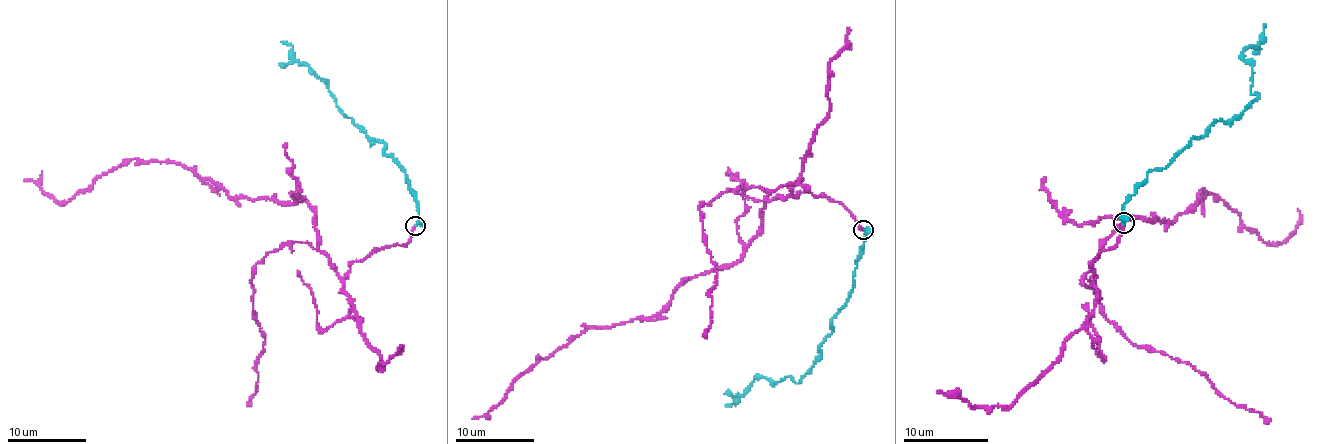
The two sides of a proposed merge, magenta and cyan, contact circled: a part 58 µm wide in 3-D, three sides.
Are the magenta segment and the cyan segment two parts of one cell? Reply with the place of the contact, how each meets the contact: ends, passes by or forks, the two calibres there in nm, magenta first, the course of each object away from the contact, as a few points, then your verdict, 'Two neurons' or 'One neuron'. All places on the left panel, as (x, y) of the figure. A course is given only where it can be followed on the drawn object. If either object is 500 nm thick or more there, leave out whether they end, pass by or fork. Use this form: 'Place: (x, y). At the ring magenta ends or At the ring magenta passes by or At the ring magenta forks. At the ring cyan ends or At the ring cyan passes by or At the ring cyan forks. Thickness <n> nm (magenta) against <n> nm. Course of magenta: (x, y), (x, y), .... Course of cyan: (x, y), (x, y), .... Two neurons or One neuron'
Place: (415, 226). At the ring magenta ends. At the ring cyan passes by. Thickness 200 nm (magenta) against 280 nm. Course of magenta: (414, 227), (342, 278), (304, 201), (234, 199), (180, 164), (135, 158), (64, 203), (24, 179). Course of cyan: (414, 225), (416, 192), (403, 166), (385, 153), (382, 142), (372, 140), (344, 114), (318, 76), (281, 42). One neuron

